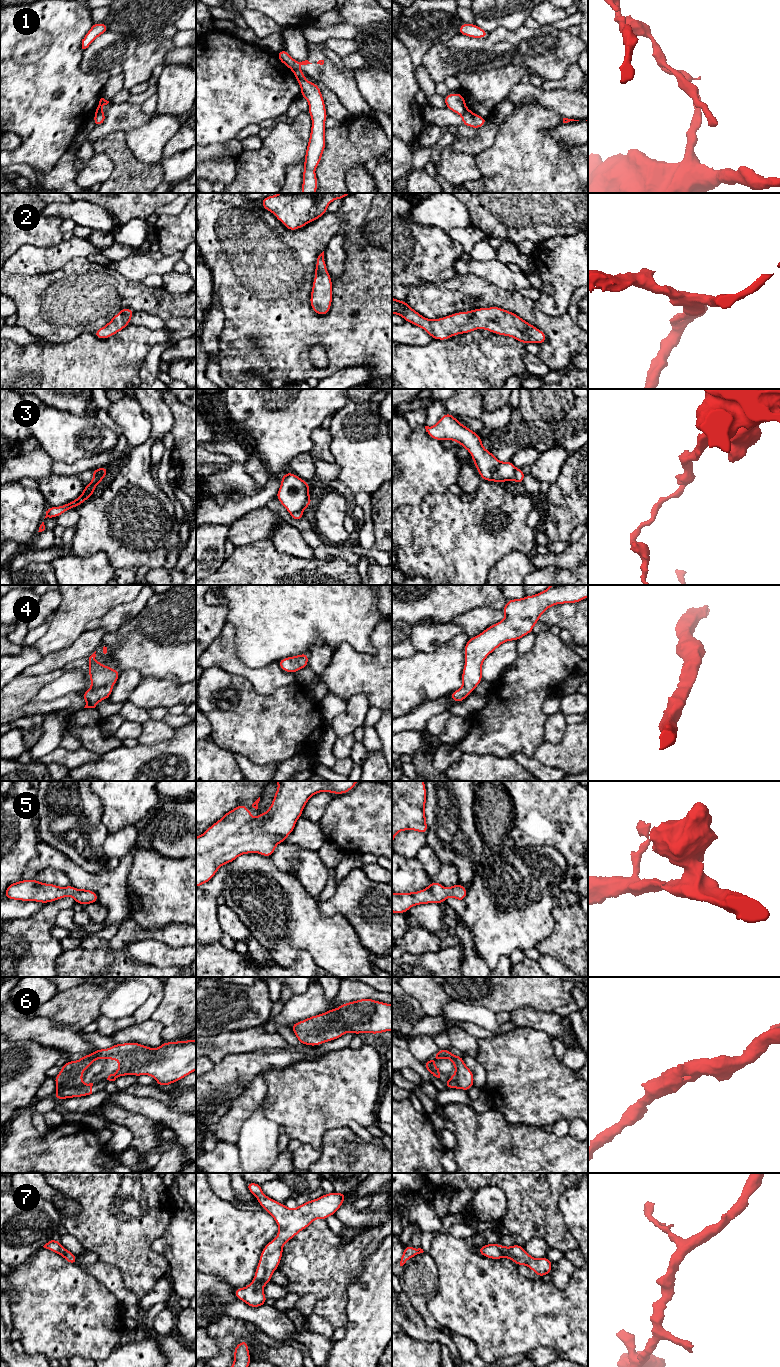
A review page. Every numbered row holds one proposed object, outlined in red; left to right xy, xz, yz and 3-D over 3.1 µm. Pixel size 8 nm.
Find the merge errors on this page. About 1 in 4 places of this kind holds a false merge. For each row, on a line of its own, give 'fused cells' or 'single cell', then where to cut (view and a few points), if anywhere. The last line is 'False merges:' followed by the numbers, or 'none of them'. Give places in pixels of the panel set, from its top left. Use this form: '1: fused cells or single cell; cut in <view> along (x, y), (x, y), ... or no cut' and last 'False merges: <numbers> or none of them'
1: fused cells; cut in xy along (102, 111), (96, 114)
2: single cell; no cut
3: fused cells; cut in xz along (302, 510), (291, 514)
4: single cell; no cut
5: single cell; no cut
6: single cell; no cut
7: single cell; no cut
False merges: 1, 3

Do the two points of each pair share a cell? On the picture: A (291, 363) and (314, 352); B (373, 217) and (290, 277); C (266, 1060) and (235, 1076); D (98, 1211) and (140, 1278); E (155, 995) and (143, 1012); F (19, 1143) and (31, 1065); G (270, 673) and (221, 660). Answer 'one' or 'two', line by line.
A: two
B: two
C: one
D: one
E: one
F: two
G: one

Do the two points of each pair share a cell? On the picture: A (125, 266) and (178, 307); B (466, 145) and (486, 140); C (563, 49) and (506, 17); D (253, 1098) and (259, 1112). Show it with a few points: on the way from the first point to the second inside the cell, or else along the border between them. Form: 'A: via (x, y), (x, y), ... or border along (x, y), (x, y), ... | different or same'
A: border along (119, 273), (130, 280), (141, 282) | different
B: via (471, 145), (481, 141) | same
C: border along (523, 24), (515, 29), (498, 27) | different
D: border along (263, 1100), (253, 1110), (243, 1125) | different

